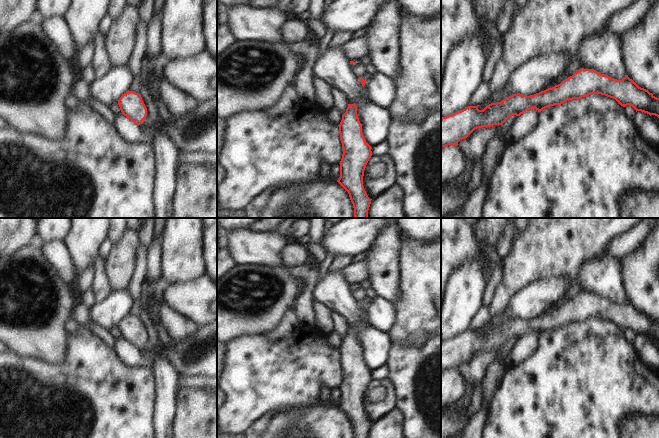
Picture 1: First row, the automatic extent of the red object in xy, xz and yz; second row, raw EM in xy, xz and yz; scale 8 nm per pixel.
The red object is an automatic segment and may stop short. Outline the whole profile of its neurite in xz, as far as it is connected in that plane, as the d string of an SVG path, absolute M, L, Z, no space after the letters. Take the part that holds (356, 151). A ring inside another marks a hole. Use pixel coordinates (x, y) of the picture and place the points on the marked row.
M348 104L339 126L343 154L340 177L337 182L348 192L355 218L368 218L371 200L363 186L364 170L372 156L372 147L366 142L357 115L357 106Z

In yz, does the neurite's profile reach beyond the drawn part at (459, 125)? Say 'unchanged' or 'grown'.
unchanged

